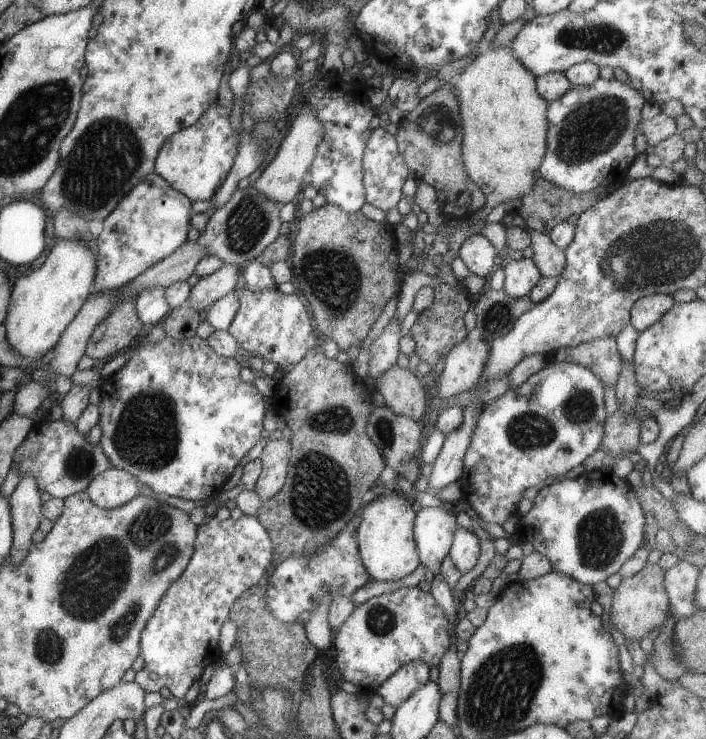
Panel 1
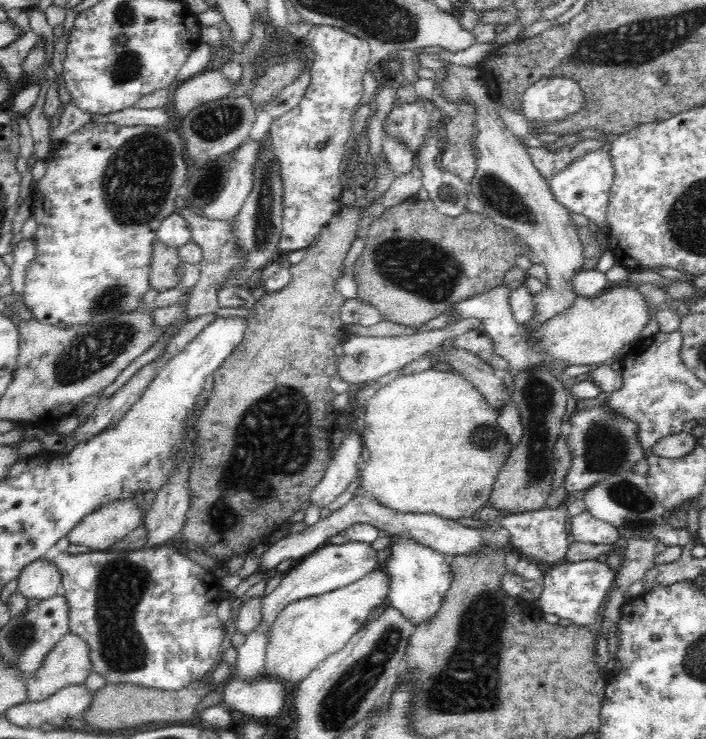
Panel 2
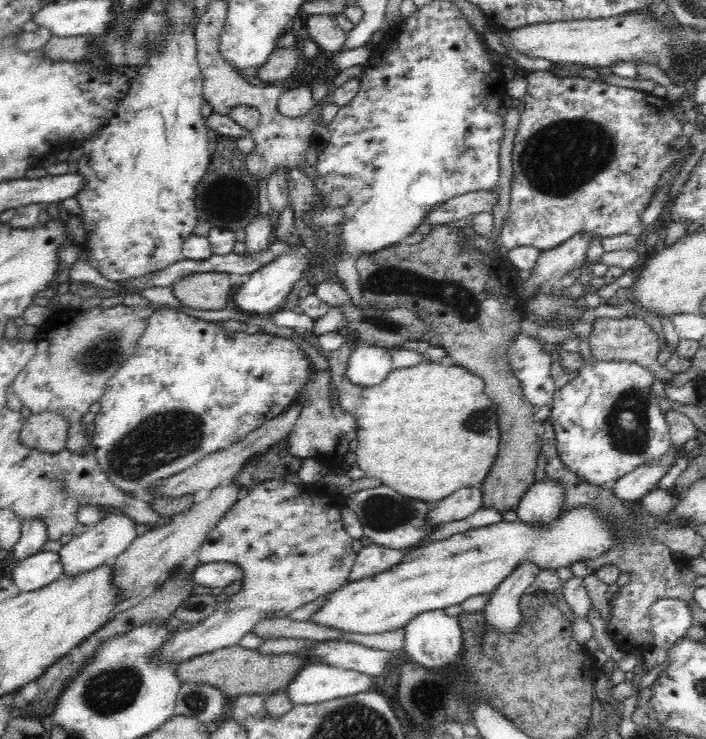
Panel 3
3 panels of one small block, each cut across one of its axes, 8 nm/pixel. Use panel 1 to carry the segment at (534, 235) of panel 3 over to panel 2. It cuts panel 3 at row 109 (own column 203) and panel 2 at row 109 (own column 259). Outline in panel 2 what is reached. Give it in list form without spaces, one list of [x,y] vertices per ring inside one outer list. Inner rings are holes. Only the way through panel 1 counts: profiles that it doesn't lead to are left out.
[[[552,78],[535,82],[522,98],[522,114],[530,128],[536,119],[555,121],[576,112],[583,103],[577,82],[566,78]]]

